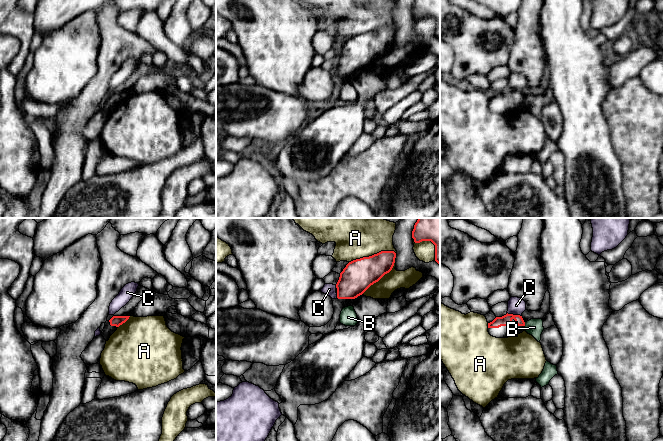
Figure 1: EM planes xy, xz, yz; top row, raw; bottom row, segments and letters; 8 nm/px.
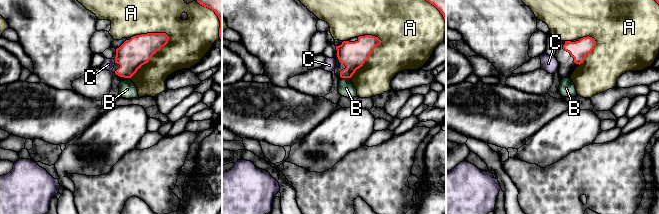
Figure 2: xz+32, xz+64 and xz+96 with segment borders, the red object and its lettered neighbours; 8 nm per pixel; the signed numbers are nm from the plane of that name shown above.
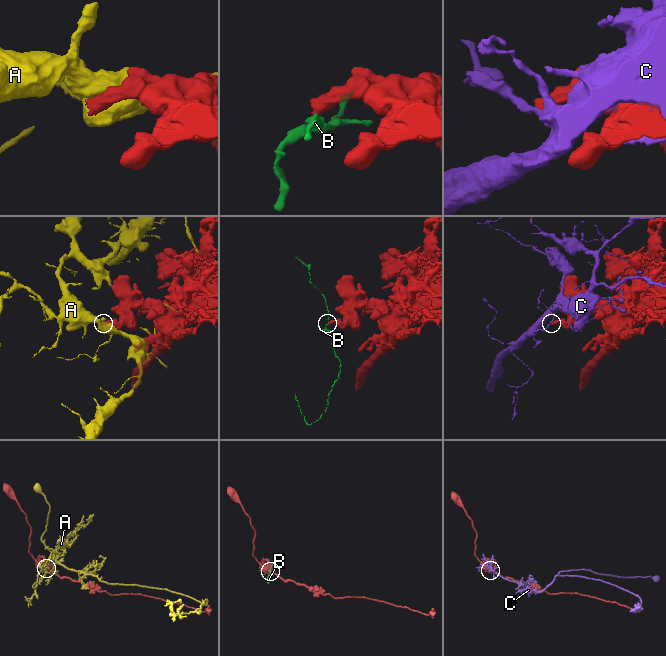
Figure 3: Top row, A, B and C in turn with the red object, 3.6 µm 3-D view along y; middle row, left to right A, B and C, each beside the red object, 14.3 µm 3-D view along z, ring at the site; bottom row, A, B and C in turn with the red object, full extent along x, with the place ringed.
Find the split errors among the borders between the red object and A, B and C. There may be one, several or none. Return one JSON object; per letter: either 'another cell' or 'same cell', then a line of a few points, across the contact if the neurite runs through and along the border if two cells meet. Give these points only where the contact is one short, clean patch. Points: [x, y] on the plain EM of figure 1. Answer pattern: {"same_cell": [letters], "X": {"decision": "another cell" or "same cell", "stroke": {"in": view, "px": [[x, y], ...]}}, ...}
{"same_cell": [], "A": {"decision": "another cell"}, "B": {"decision": "another cell", "stroke": {"in": "yz", "px": [[524, 98], [525, 101]]}}, "C": {"decision": "another cell"}}

